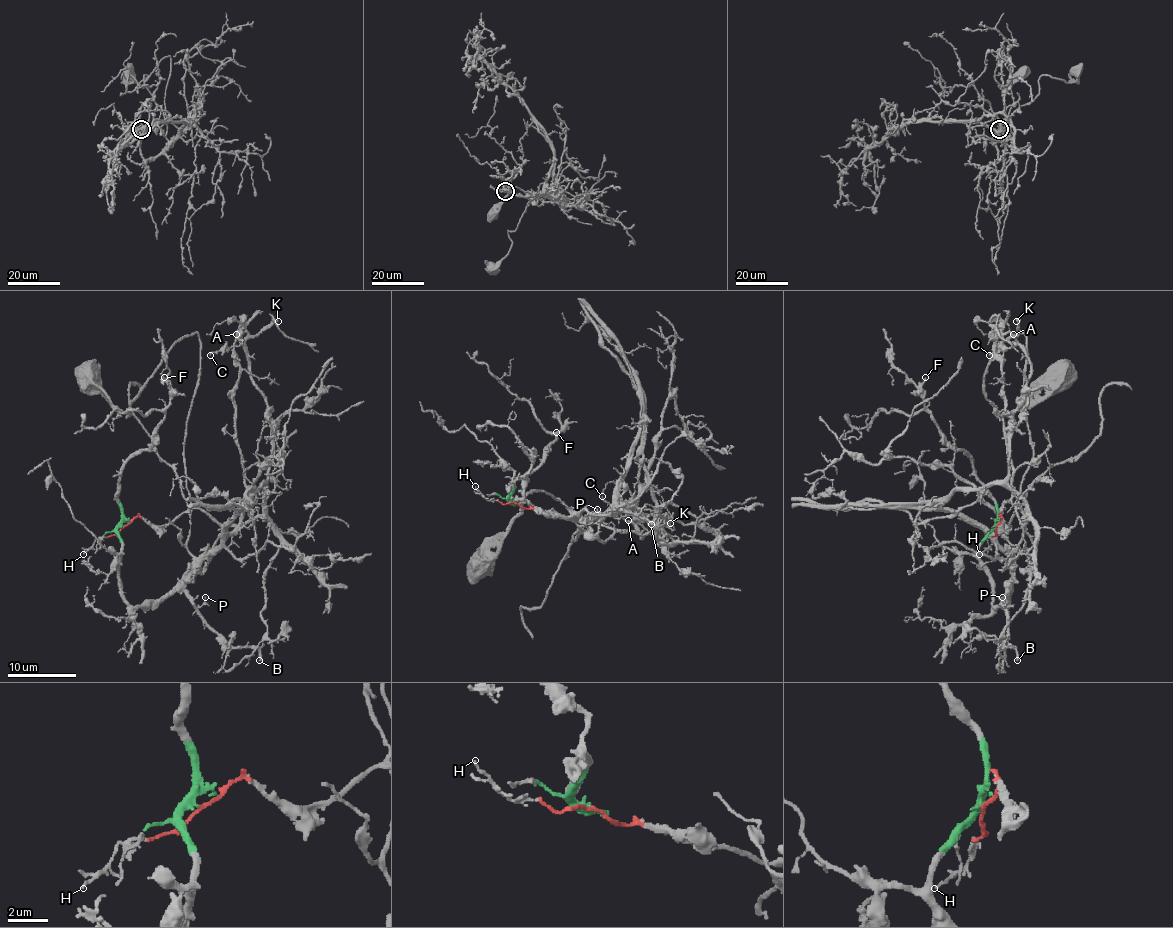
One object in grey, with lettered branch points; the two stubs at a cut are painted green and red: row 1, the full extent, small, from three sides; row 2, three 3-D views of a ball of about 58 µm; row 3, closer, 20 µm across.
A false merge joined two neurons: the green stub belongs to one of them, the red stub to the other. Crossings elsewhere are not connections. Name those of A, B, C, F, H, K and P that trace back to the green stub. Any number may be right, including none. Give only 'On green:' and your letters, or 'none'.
On green: B, F, P

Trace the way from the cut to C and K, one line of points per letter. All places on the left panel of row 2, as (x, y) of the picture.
C: (123, 525), (137, 516), (168, 525), (190, 508), (235, 525), (263, 513), (270, 410), (242, 344), (209, 355)
K: (123, 525), (137, 516), (168, 525), (190, 508), (235, 525), (263, 513), (271, 430), (245, 341), (278, 320)

